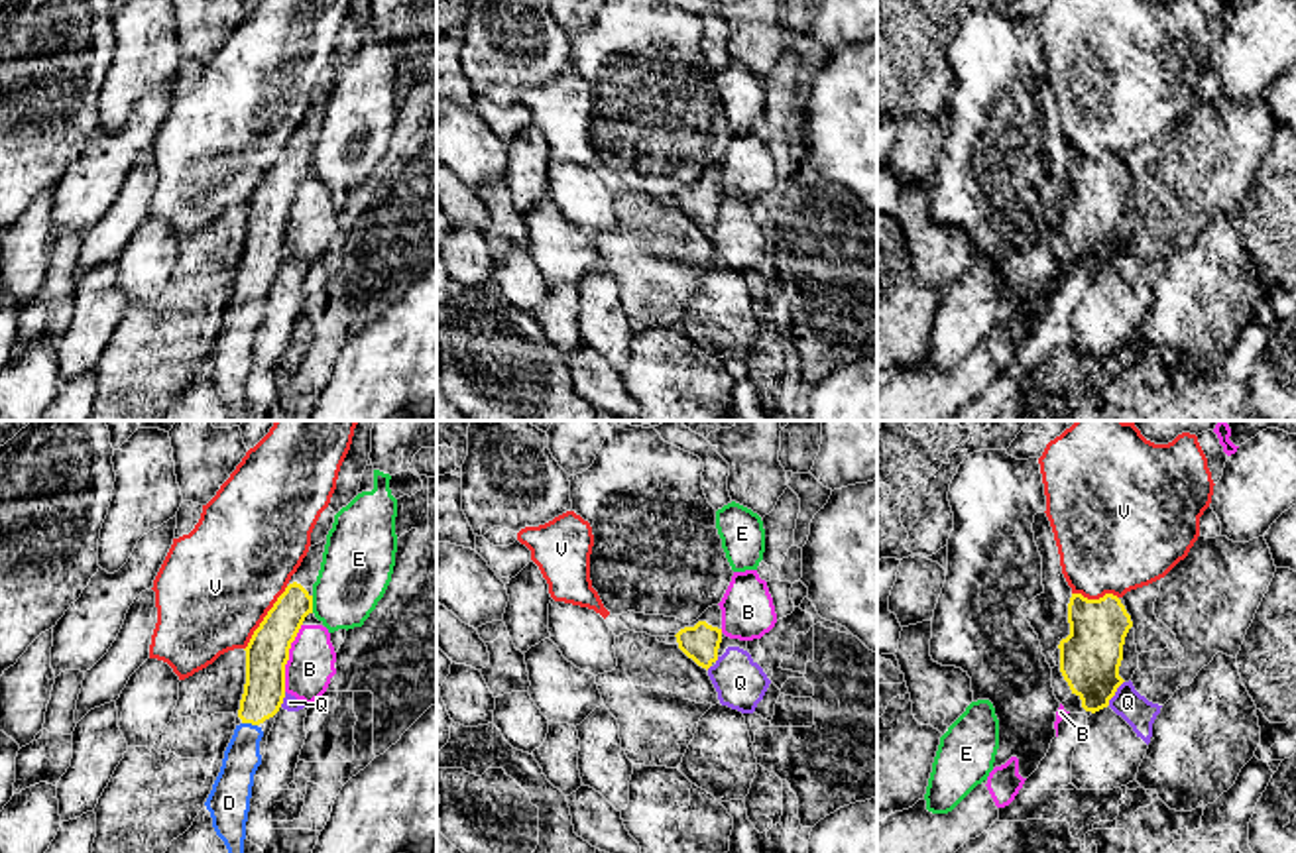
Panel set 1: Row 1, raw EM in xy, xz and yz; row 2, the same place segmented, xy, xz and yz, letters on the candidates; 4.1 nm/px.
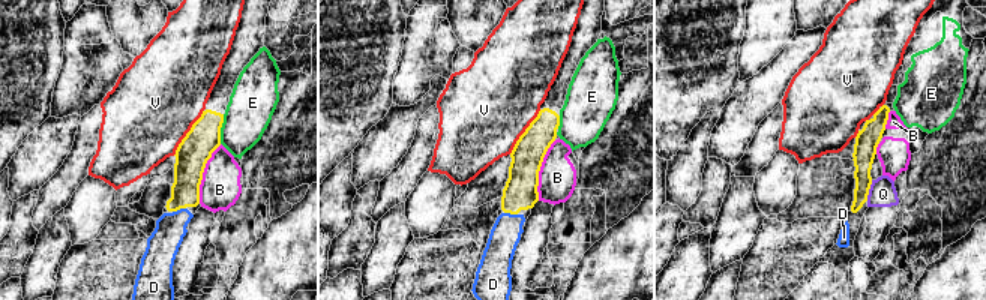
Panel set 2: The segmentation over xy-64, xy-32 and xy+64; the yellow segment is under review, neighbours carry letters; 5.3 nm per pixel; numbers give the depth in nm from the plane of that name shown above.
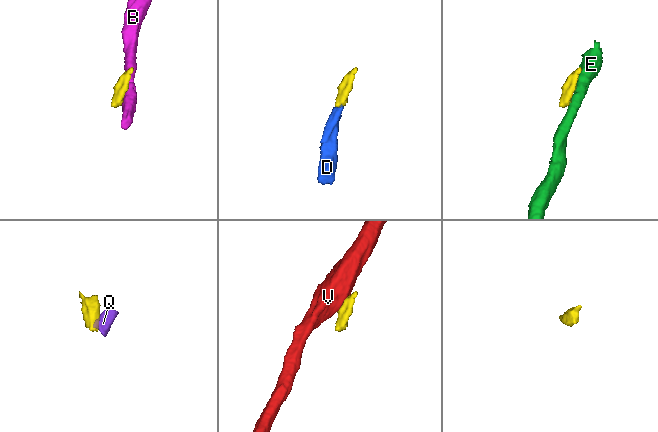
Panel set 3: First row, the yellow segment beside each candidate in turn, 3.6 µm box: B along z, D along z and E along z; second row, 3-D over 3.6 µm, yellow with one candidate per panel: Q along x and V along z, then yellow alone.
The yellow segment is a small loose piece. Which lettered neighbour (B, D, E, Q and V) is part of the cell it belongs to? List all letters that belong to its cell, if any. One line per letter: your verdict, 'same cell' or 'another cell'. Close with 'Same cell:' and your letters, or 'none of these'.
B: another cell
D: same cell
E: another cell
Q: another cell
V: another cell
Same cell: D

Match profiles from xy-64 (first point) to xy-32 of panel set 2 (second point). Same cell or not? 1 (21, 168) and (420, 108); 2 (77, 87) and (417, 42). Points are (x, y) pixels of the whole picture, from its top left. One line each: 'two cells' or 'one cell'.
1: one cell
2: one cell

